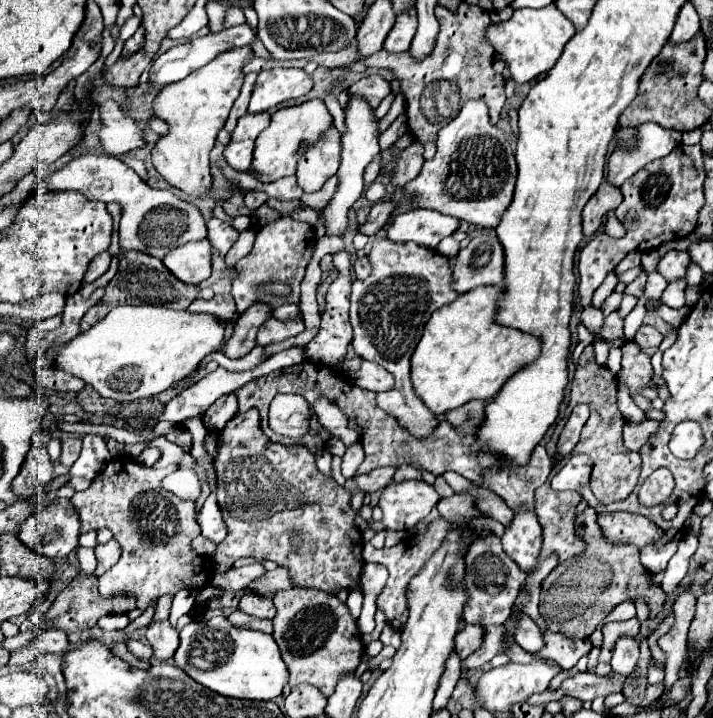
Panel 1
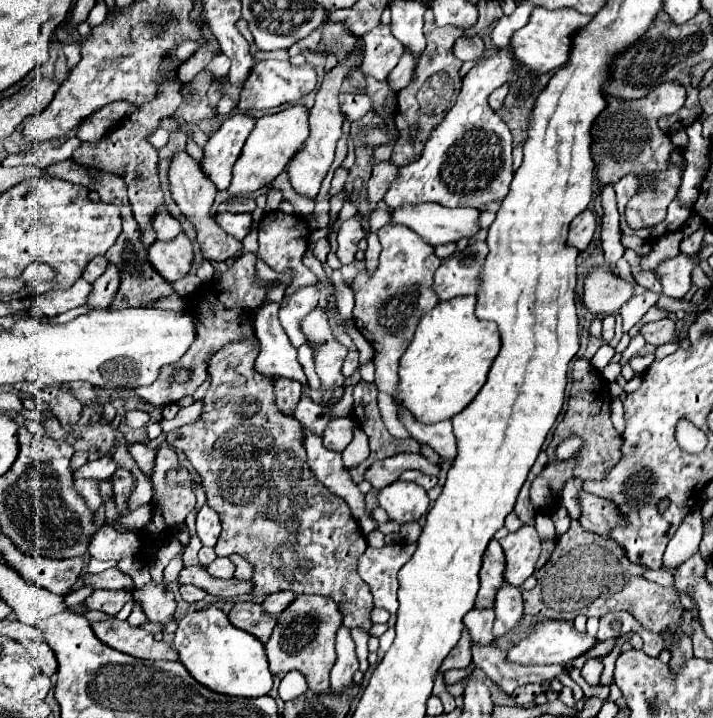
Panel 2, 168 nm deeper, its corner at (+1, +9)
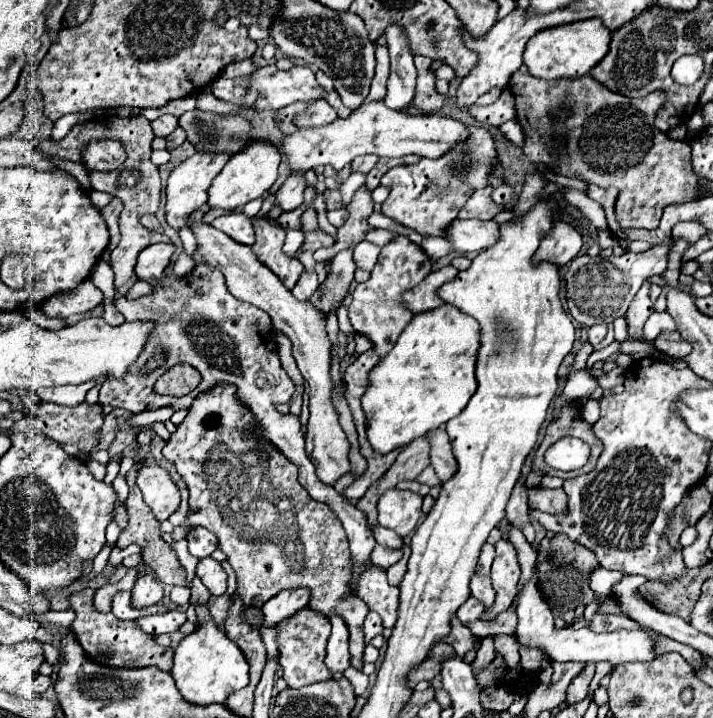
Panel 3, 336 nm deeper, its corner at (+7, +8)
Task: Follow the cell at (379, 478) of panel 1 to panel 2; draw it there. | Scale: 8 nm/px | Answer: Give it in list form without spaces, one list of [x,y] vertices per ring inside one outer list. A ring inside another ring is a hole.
[[[399,453],[395,457],[383,459],[383,461],[375,461],[367,471],[365,471],[365,479],[375,487],[375,489],[383,489],[389,483],[397,481],[399,475],[407,469],[419,469],[427,475],[439,475],[439,465],[433,465],[431,461],[427,461],[423,455],[419,453]]]

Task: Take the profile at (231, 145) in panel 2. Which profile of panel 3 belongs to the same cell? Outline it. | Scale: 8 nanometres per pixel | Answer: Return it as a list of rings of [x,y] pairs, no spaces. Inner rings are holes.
[[[193,154],[191,158],[187,158],[185,162],[181,162],[167,180],[167,202],[165,202],[165,220],[171,228],[179,230],[185,226],[185,220],[189,218],[189,214],[193,214],[199,206],[203,206],[207,202],[207,188],[211,186],[213,178],[221,172],[221,168],[225,166],[225,162],[229,160],[227,154]]]

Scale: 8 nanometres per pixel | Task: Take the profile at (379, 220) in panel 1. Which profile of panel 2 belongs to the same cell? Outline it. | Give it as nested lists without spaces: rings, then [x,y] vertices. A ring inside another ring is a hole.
[[[357,213],[351,219],[343,221],[337,233],[337,257],[341,263],[351,263],[355,259],[355,251],[357,251],[357,243],[363,239],[363,215]]]

